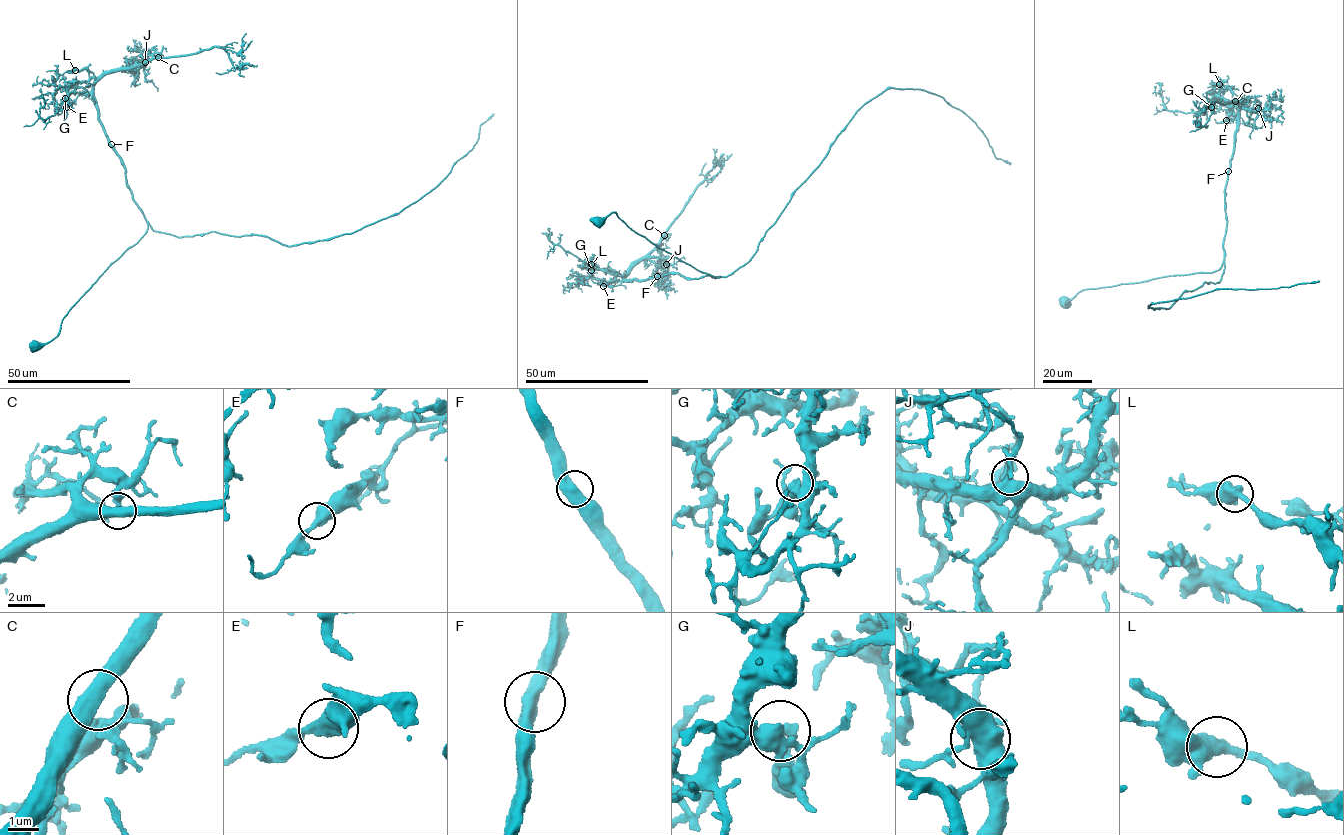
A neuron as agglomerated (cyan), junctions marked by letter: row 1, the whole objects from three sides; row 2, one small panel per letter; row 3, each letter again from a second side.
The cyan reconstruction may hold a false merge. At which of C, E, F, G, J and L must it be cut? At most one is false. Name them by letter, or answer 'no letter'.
no letter

